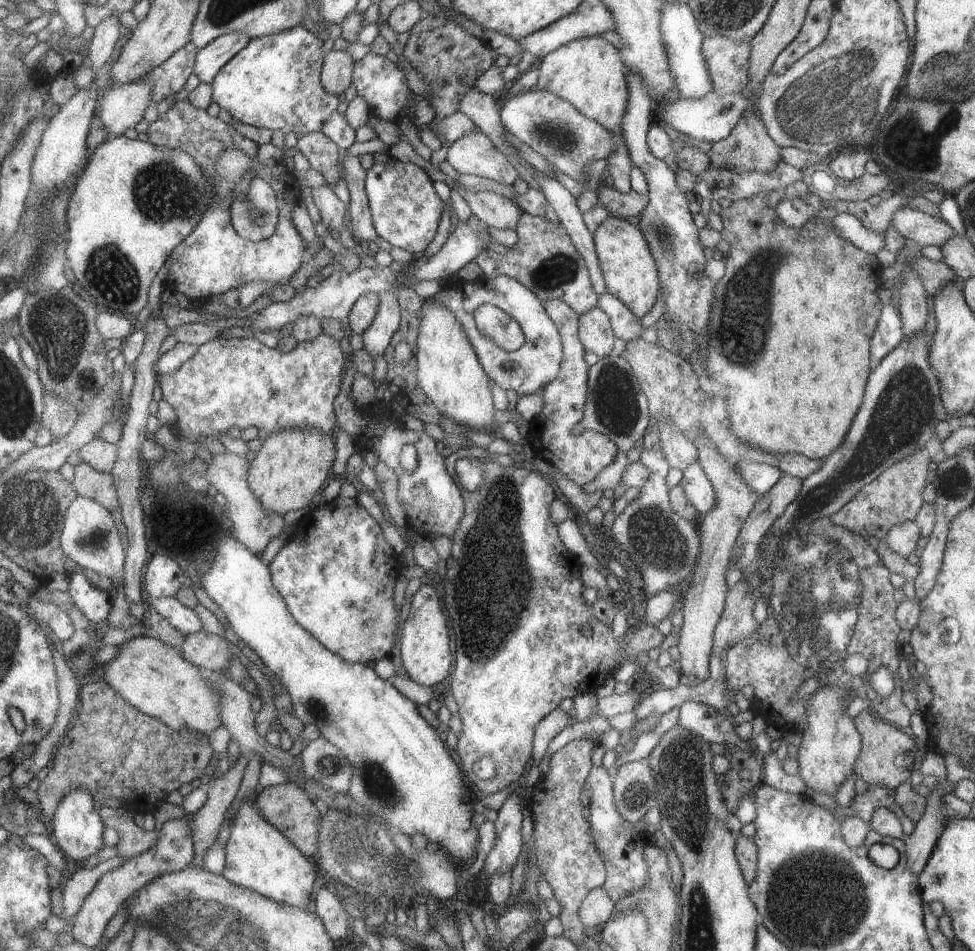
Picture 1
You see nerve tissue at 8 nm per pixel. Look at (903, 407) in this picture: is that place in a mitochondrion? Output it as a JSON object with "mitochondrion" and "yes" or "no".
{"mitochondrion":"yes"}

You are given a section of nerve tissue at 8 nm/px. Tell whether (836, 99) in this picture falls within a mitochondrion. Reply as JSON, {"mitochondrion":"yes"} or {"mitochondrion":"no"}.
{"mitochondrion":"yes"}

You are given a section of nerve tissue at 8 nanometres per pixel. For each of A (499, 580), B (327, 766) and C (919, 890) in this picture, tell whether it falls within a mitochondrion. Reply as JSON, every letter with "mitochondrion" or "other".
{"A":"mitochondrion","B":"mitochondrion","C":"other"}

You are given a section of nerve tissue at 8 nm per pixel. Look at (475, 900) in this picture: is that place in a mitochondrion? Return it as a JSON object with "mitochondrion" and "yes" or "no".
{"mitochondrion":"no"}

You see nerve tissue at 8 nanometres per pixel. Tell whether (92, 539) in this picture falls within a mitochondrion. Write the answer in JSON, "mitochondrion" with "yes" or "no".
{"mitochondrion":"yes"}

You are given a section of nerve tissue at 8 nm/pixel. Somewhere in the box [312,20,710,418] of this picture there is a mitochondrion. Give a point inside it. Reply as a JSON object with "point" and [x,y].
{"point":[559,136]}

